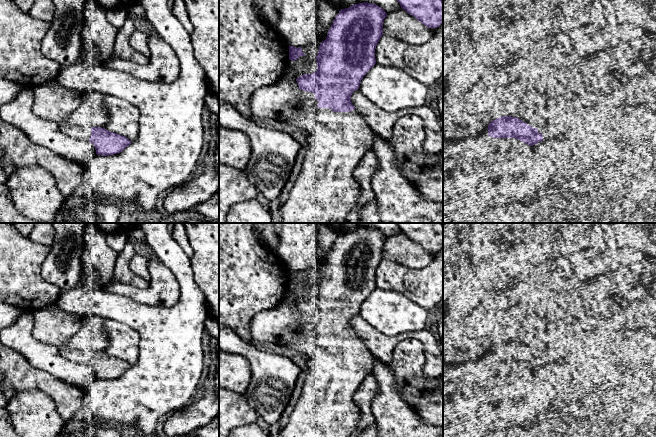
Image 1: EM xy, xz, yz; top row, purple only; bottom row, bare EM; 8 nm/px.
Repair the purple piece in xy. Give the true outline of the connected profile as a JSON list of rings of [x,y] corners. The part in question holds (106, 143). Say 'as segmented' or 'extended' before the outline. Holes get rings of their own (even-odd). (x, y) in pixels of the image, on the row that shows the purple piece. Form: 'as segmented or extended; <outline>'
extended; [[[60,84],[38,85],[33,89],[34,113],[54,122],[64,134],[91,142],[97,155],[114,155],[122,152],[132,142],[125,136],[101,127],[79,126],[67,123],[67,118],[79,106],[83,93],[62,87]]]

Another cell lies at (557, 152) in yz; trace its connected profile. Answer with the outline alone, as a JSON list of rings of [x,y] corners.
[[[543,140],[532,146],[535,160],[545,159],[558,172],[569,161],[572,146],[562,140]]]

